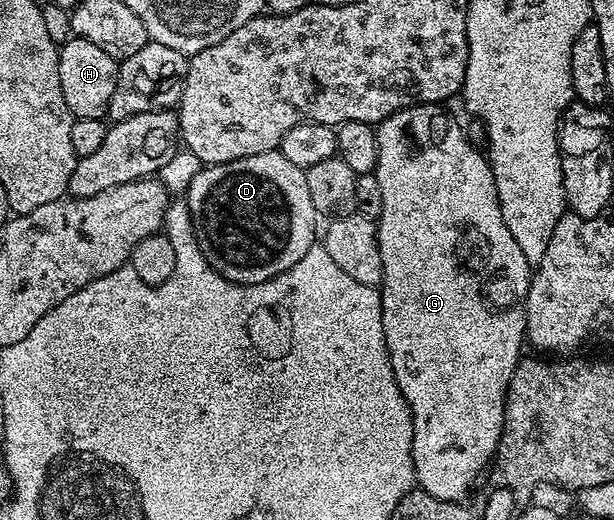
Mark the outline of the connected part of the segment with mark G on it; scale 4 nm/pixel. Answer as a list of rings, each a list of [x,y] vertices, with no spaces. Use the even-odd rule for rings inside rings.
[[[415,104],[413,108],[402,108],[377,125],[378,167],[376,175],[380,182],[382,212],[376,221],[378,245],[382,263],[382,321],[384,342],[388,346],[388,358],[392,362],[392,374],[402,391],[402,399],[408,402],[414,433],[412,434],[412,462],[414,479],[423,492],[432,494],[438,500],[462,502],[467,499],[470,487],[478,480],[481,472],[489,469],[498,444],[502,441],[502,423],[506,413],[506,391],[512,374],[523,355],[526,334],[526,295],[530,289],[532,265],[524,258],[524,250],[516,246],[512,230],[504,226],[504,218],[498,201],[496,178],[490,169],[489,159],[470,145],[462,128],[445,112],[445,107],[436,104]]]

